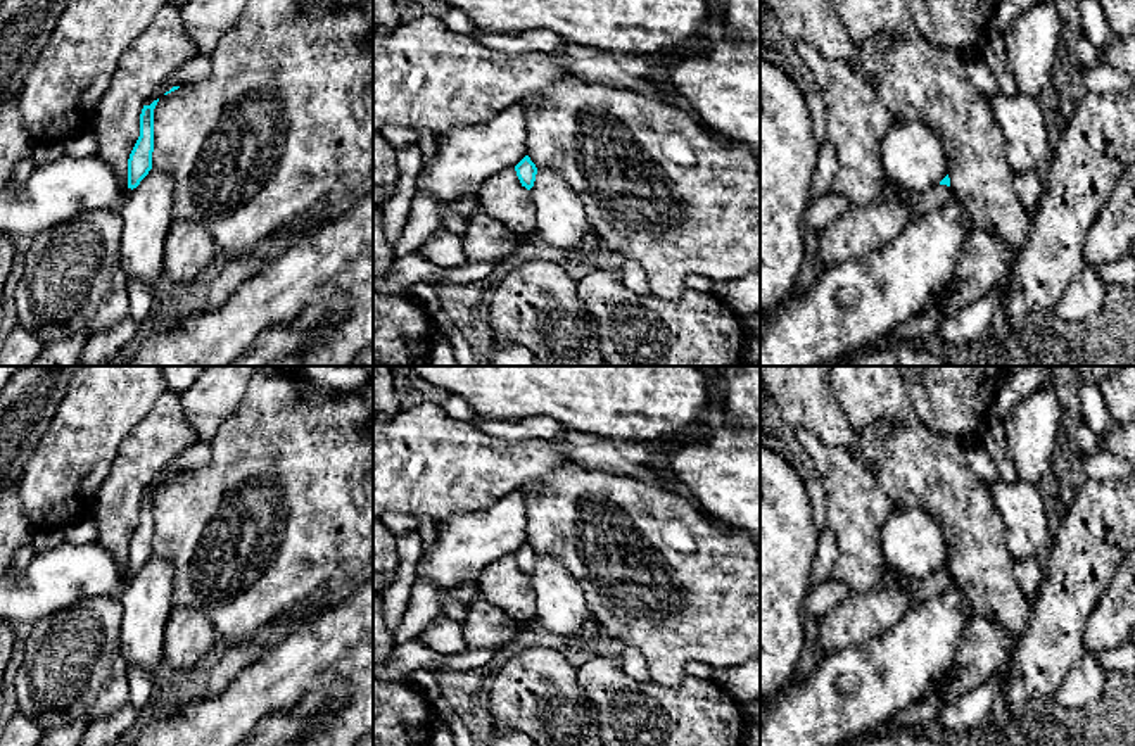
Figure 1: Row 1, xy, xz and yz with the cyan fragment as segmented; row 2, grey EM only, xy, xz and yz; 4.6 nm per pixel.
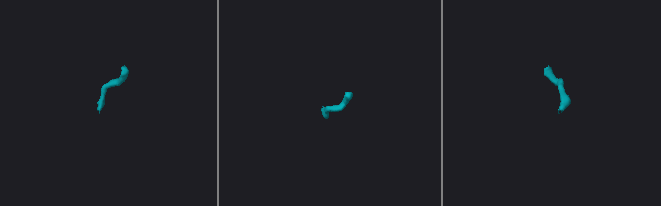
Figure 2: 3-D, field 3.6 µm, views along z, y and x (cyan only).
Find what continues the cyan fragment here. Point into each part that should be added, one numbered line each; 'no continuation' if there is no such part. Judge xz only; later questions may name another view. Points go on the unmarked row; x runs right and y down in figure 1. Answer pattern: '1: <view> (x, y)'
no continuation

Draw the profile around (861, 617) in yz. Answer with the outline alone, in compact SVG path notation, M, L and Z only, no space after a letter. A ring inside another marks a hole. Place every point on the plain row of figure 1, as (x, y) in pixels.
M890 566L871 592L850 591L846 597L819 618L819 644L824 654L862 646L891 629L909 610L914 582Z

